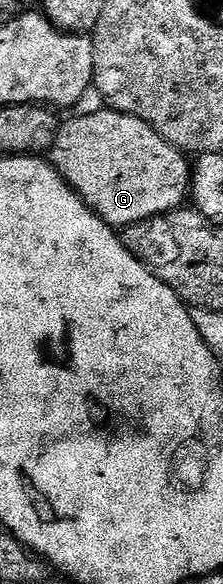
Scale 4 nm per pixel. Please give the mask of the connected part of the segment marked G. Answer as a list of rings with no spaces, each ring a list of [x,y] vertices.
[[[104,108],[95,115],[70,116],[69,122],[62,124],[55,135],[53,146],[49,148],[47,160],[53,166],[54,171],[70,185],[83,199],[83,203],[99,219],[103,219],[107,224],[112,225],[114,230],[123,231],[128,225],[134,225],[140,221],[146,221],[152,217],[158,217],[164,213],[170,213],[172,209],[180,209],[186,204],[191,193],[191,161],[182,150],[177,149],[167,139],[163,139],[150,125],[143,123],[143,119],[132,117],[126,113],[118,113],[116,109]]]

